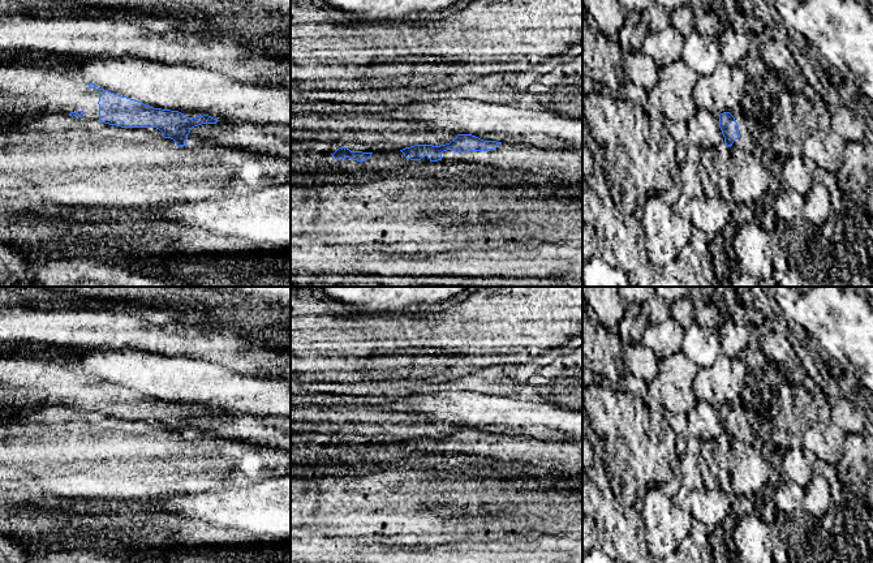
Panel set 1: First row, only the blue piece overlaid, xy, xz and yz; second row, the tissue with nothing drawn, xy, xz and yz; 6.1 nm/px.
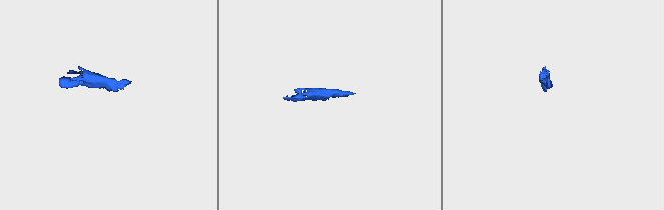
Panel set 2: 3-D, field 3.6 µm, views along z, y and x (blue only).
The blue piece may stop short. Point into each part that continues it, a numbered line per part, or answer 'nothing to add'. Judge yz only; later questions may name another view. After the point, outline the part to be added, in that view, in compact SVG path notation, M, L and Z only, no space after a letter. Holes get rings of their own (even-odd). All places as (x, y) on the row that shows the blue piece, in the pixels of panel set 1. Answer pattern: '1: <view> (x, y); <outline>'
1: yz (745, 142); M730 112L730 113L735 117L739 125L739 134L740 134L740 138L735 139L732 146L741 149L744 151L753 151L753 149L756 147L756 143L753 142L745 126L743 112Z

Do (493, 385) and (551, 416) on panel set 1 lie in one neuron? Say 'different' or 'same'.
different

